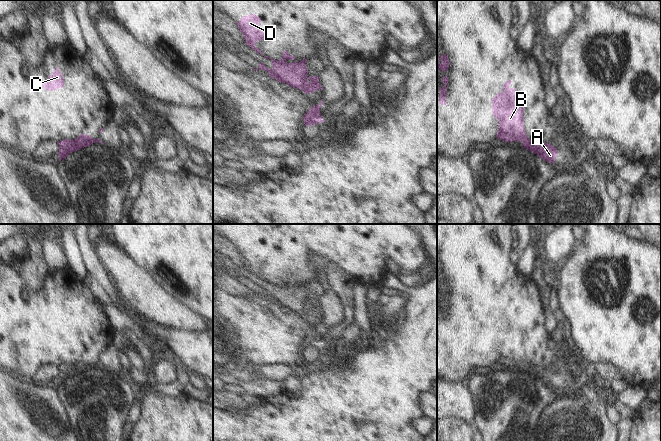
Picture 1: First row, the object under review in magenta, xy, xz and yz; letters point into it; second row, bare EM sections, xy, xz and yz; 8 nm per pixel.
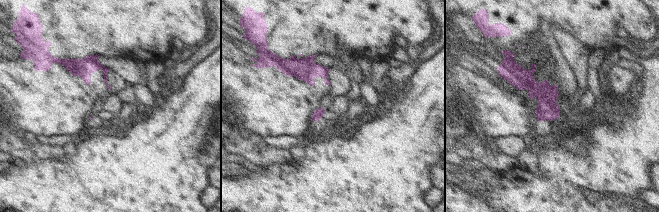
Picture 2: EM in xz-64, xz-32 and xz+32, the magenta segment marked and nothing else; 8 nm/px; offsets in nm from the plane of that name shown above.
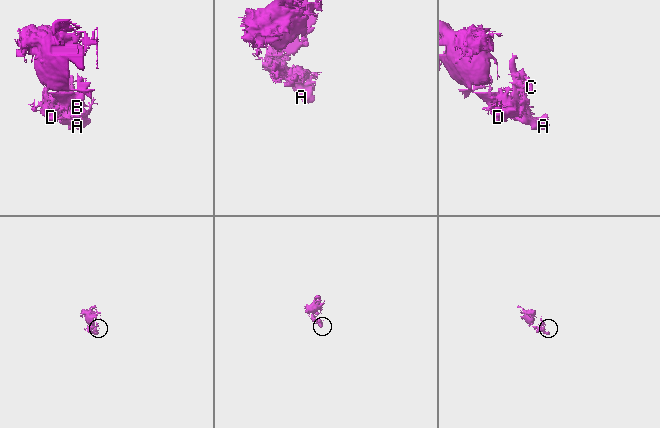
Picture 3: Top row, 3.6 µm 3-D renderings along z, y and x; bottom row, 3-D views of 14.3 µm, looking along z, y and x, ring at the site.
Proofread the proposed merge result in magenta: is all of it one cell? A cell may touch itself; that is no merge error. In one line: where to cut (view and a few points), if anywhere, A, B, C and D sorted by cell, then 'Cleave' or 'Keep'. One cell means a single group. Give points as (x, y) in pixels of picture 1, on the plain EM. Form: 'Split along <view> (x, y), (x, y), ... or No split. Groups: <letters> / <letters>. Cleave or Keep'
Split along xy (78, 361), (91, 365), (94, 363). Groups: A / B C D. Cleave

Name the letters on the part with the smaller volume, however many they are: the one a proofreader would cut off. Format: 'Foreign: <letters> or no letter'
Foreign: A

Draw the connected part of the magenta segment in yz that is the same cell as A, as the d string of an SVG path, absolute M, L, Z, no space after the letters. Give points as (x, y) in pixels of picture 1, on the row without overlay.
M525 362L521 369L524 370L526 374L537 378L548 387L554 387L558 378L557 373L553 369L533 365L529 362Z

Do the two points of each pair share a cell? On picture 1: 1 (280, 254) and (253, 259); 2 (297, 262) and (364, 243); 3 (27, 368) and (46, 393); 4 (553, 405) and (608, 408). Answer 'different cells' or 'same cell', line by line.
1: same cell
2: same cell
3: different cells
4: same cell

